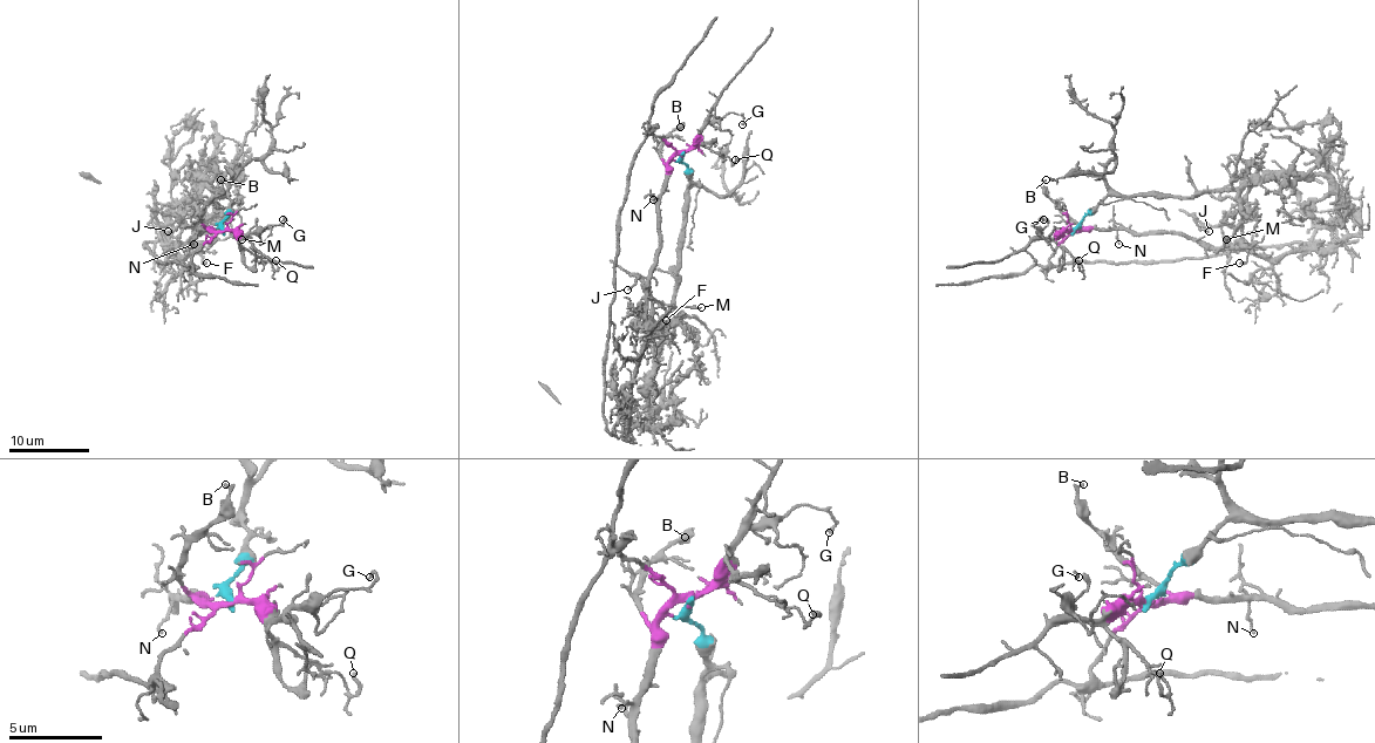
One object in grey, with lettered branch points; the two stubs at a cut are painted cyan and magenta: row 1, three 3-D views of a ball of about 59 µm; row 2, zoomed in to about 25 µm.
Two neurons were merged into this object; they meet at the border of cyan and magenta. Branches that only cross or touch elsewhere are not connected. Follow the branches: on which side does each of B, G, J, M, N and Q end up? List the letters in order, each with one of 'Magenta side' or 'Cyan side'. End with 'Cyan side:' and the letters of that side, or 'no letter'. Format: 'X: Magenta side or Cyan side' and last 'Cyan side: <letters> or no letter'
B: Magenta side
G: Magenta side
J: Cyan side
M: Cyan side
N: Magenta side
Q: Magenta side
Cyan side: J, M

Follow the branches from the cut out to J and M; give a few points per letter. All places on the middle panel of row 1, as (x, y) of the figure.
J: (681, 155), (689, 174), (673, 320), (658, 321), (653, 318), (649, 290), (639, 279), (627, 290)
M: (681, 155), (689, 174), (681, 264), (673, 320), (665, 321), (664, 318), (678, 307), (701, 307)

